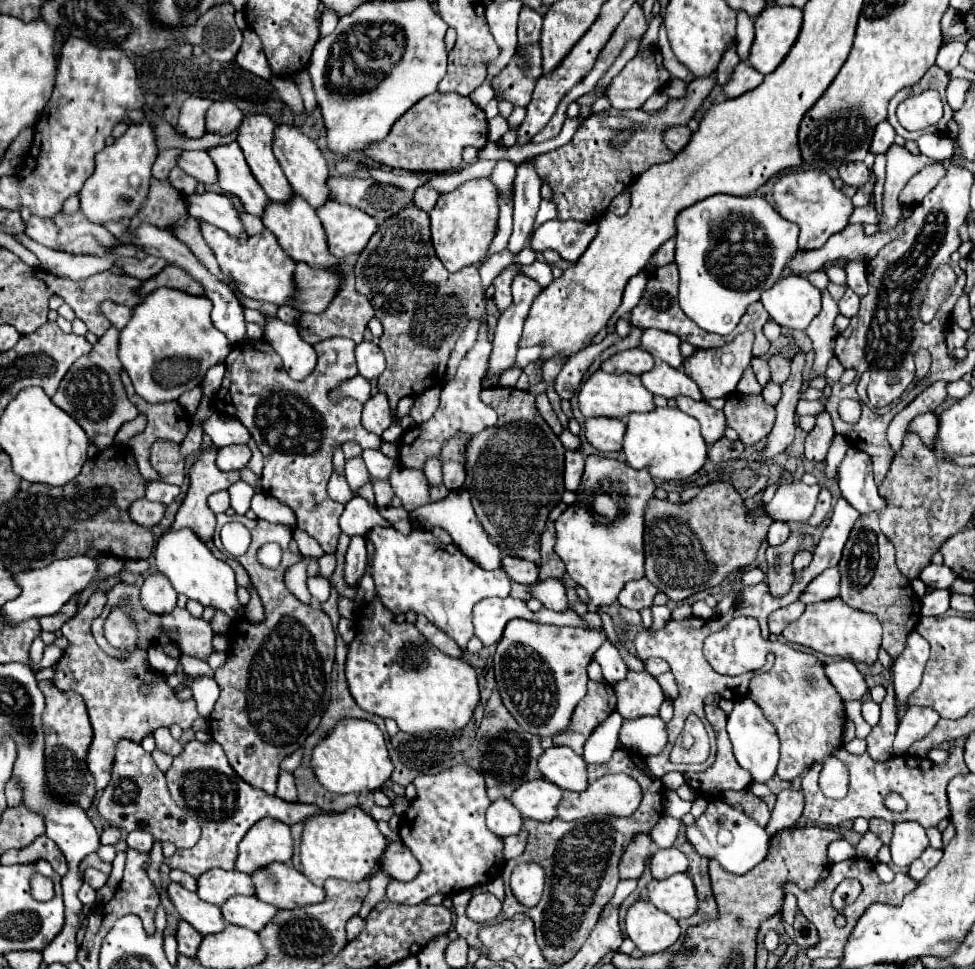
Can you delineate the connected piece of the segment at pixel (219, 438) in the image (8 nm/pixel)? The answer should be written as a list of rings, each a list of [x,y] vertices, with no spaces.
[[[215,411],[211,419],[203,423],[203,431],[211,437],[211,441],[217,447],[247,443],[251,437],[249,431],[243,427],[243,423],[239,423],[239,419],[231,415],[223,415],[221,411]]]

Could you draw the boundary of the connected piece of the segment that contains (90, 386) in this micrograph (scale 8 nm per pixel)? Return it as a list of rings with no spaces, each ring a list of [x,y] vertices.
[[[113,327],[107,329],[107,333],[93,345],[91,353],[77,359],[71,365],[57,393],[51,399],[57,403],[57,407],[61,407],[83,427],[83,431],[99,449],[109,447],[119,427],[127,421],[133,421],[139,415],[137,407],[133,407],[133,403],[127,399],[123,383],[119,379],[123,367],[117,357],[117,341],[119,341],[119,331]]]

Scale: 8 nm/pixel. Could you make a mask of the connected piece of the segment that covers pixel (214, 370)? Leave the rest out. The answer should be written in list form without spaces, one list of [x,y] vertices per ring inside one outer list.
[[[225,363],[223,365],[217,365],[217,367],[211,367],[201,383],[201,389],[203,389],[203,395],[207,397],[213,397],[219,387],[221,387],[221,381],[223,381],[223,375],[225,375]]]

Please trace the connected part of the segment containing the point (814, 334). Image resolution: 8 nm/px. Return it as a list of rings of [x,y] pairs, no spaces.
[[[823,289],[823,309],[821,313],[811,321],[807,327],[807,335],[813,341],[813,351],[815,351],[815,363],[813,369],[825,377],[825,369],[829,359],[833,359],[833,347],[835,347],[835,337],[837,333],[833,331],[833,321],[837,317],[837,303],[831,299],[829,291]]]

